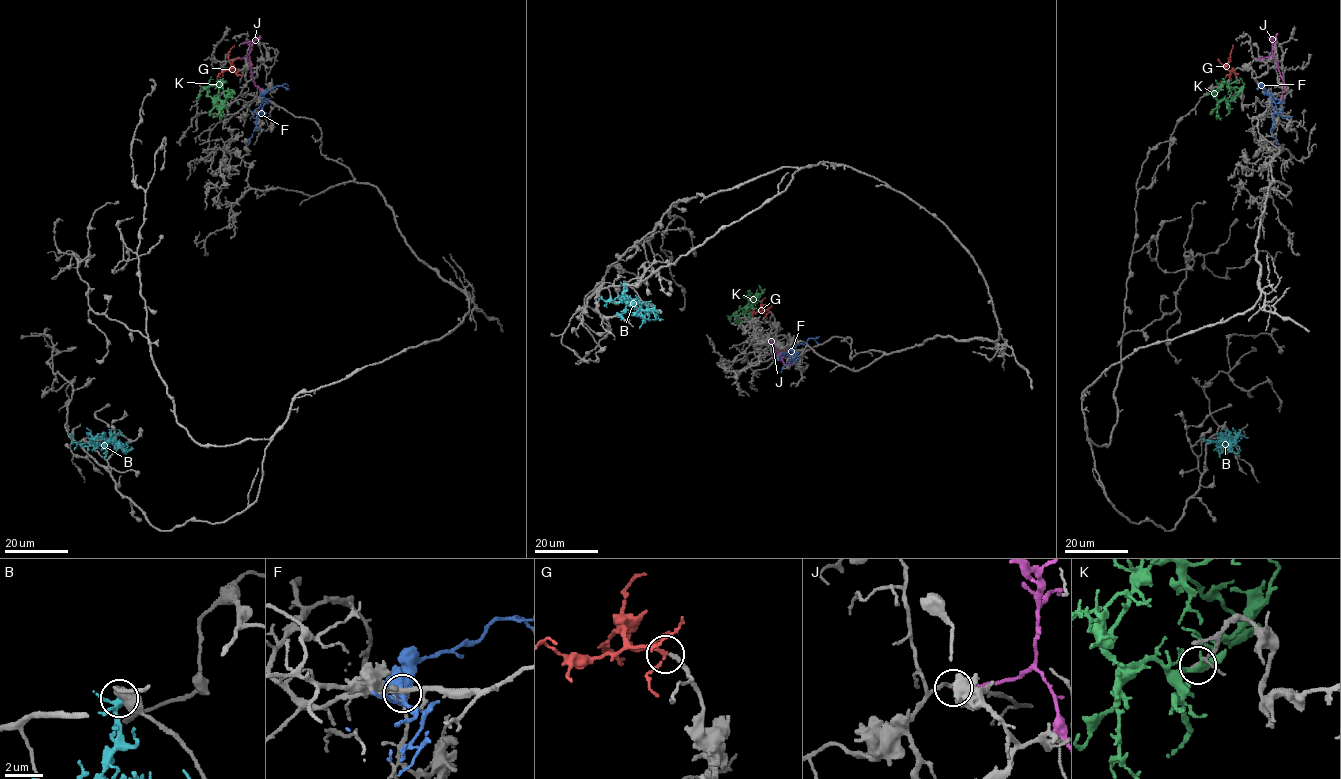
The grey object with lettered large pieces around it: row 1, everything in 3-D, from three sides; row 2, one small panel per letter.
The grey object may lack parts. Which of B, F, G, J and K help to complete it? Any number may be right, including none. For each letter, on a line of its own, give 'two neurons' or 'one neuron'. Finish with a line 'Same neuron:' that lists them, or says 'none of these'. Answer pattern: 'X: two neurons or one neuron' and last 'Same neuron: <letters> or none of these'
B: two neurons
F: two neurons
G: one neuron
J: two neurons
K: one neuron
Same neuron: G, K

